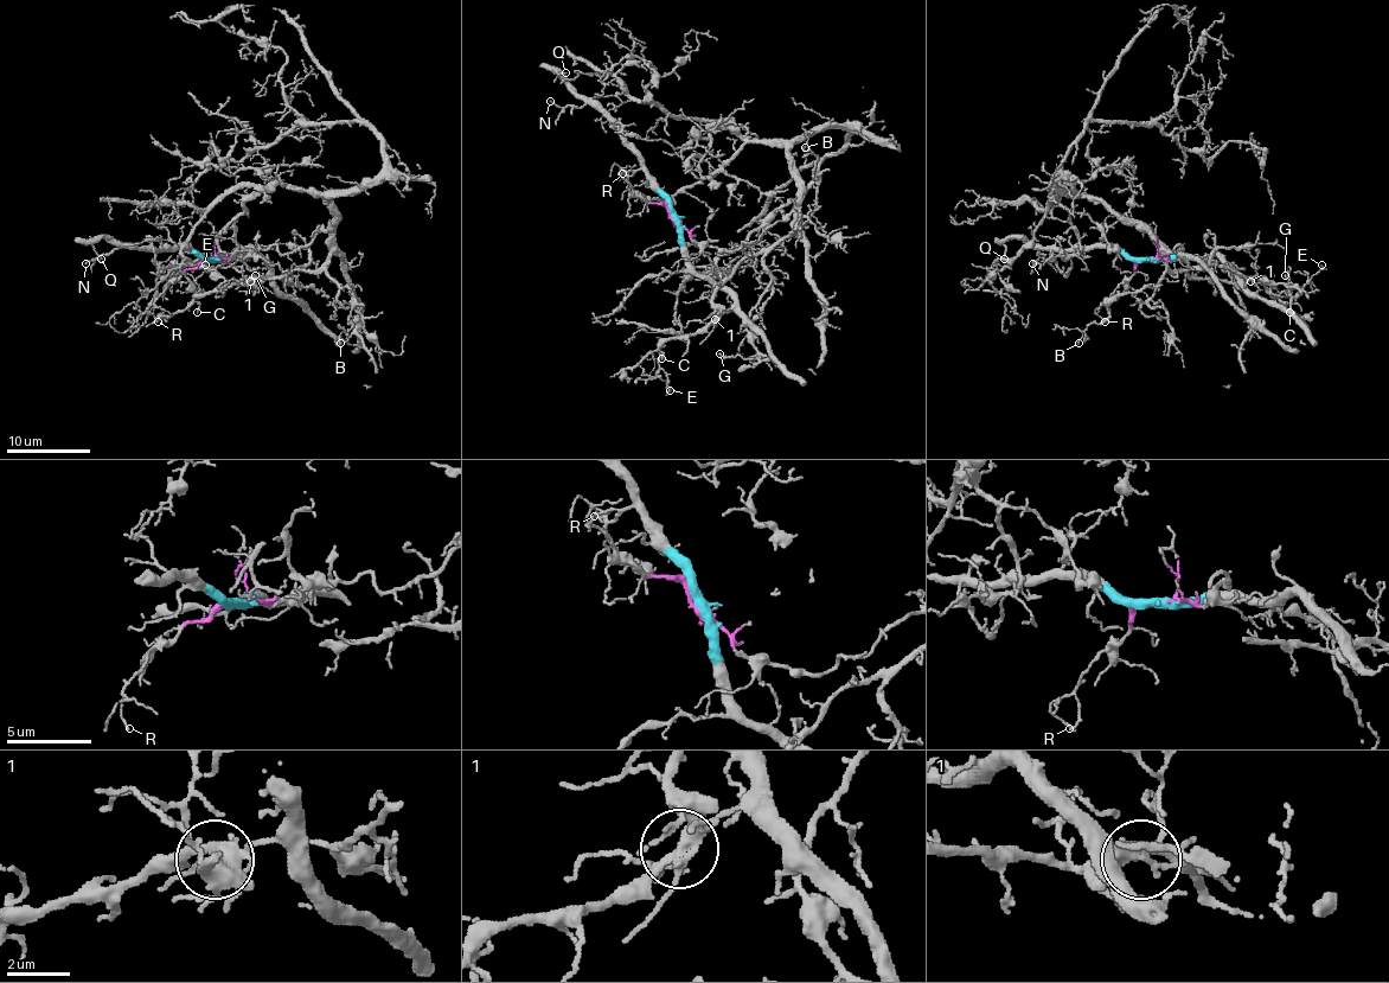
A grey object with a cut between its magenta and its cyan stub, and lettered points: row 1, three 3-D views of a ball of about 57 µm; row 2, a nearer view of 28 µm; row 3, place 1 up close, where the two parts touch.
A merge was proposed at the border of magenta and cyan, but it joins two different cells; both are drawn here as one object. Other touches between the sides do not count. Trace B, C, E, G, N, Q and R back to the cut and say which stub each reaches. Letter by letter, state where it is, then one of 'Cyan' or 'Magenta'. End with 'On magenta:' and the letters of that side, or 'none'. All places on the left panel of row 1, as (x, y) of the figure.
B: Place: (340, 343). Magenta
C: Place: (197, 312). Magenta
E: Place: (205, 265). Magenta
G: Place: (255, 275). Cyan
N: Place: (85, 263). Cyan
Q: Place: (101, 259). Cyan
R: Place: (158, 321). Magenta
On magenta: B, C, E, R

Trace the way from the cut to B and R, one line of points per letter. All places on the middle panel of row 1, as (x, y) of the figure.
B: (671, 216), (698, 242), (717, 248), (756, 242), (794, 215), (792, 234), (815, 208), (817, 158), (805, 147)
R: (671, 216), (664, 206), (650, 204), (619, 177), (622, 172)

